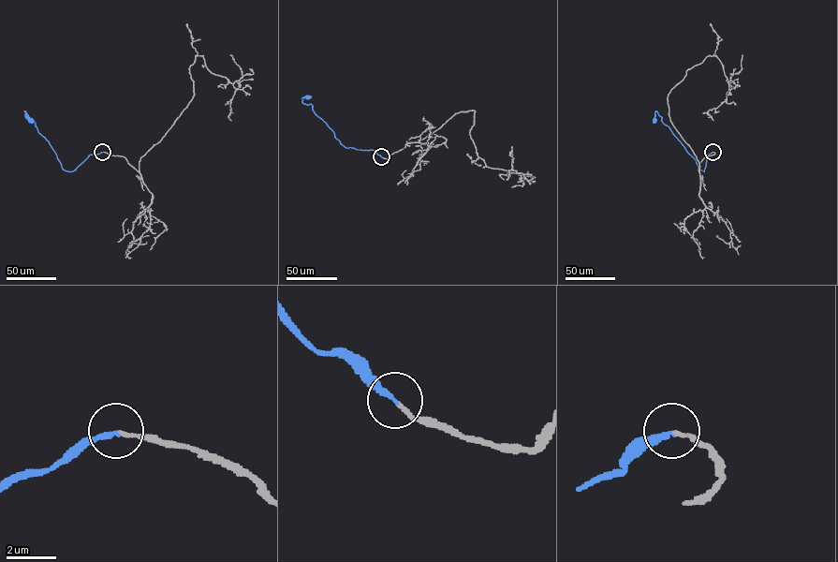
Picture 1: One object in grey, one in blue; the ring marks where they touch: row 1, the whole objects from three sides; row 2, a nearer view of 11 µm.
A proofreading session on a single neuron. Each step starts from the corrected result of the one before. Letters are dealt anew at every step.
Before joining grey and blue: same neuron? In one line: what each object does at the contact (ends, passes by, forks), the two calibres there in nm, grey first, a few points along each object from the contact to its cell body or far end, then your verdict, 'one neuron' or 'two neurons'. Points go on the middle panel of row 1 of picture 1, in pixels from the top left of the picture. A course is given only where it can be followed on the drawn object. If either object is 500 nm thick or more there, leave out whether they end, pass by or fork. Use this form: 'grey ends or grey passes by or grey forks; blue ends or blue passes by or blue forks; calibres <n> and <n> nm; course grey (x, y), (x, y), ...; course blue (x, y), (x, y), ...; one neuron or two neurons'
grey ends; blue ends; calibres 130 and 180 nm; course grey (381, 156), (418, 142), (455, 113), (473, 110), (470, 137), (485, 165), (517, 173), (513, 156); course blue (381, 156), (372, 150), (343, 145), (315, 113), (312, 105), (302, 102), (302, 97), (310, 96); one neuron

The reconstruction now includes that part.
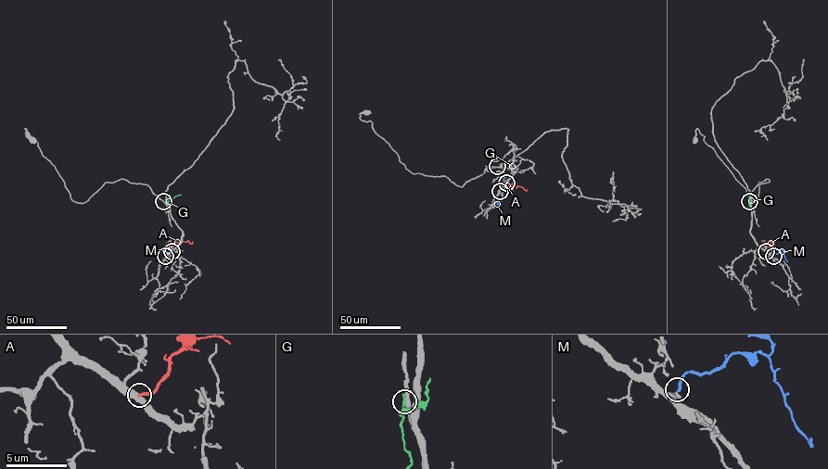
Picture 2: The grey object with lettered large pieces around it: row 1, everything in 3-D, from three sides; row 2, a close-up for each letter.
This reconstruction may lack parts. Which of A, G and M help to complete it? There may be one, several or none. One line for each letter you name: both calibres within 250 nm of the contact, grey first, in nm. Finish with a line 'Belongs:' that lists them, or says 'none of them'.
M: 340/200 nm
Belongs: M

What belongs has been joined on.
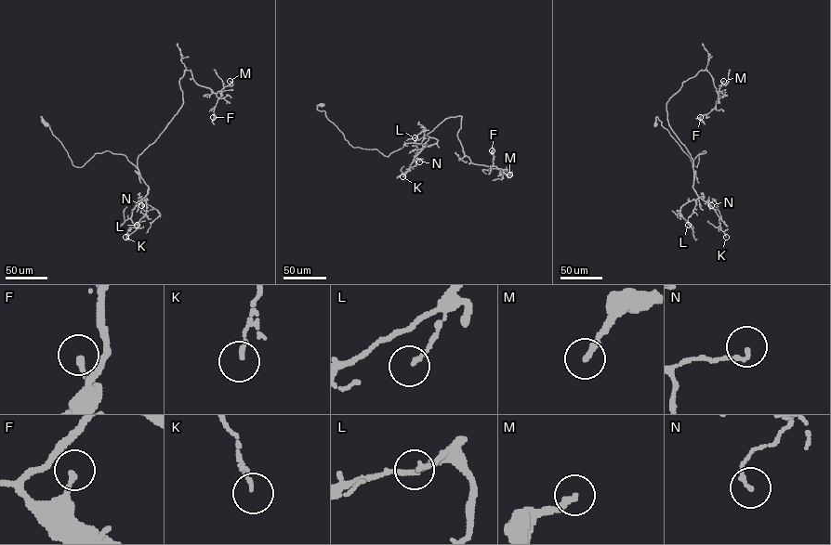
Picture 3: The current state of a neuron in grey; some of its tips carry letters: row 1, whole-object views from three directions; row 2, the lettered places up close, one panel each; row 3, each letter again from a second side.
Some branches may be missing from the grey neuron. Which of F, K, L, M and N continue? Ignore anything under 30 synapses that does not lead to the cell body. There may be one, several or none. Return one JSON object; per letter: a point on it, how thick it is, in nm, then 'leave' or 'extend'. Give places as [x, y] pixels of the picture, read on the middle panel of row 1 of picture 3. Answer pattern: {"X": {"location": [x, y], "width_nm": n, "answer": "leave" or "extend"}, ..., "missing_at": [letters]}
{"F": {"location": [492, 150], "width_nm": 200, "answer": "leave"}, "K": {"location": [402, 176], "width_nm": 120, "answer": "leave"}, "L": {"location": [415, 137], "width_nm": 130, "answer": "leave"}, "M": {"location": [509, 175], "width_nm": 200, "answer": "leave"}, "N": {"location": [419, 162], "width_nm": 140, "answer": "leave"}, "missing_at": []}

